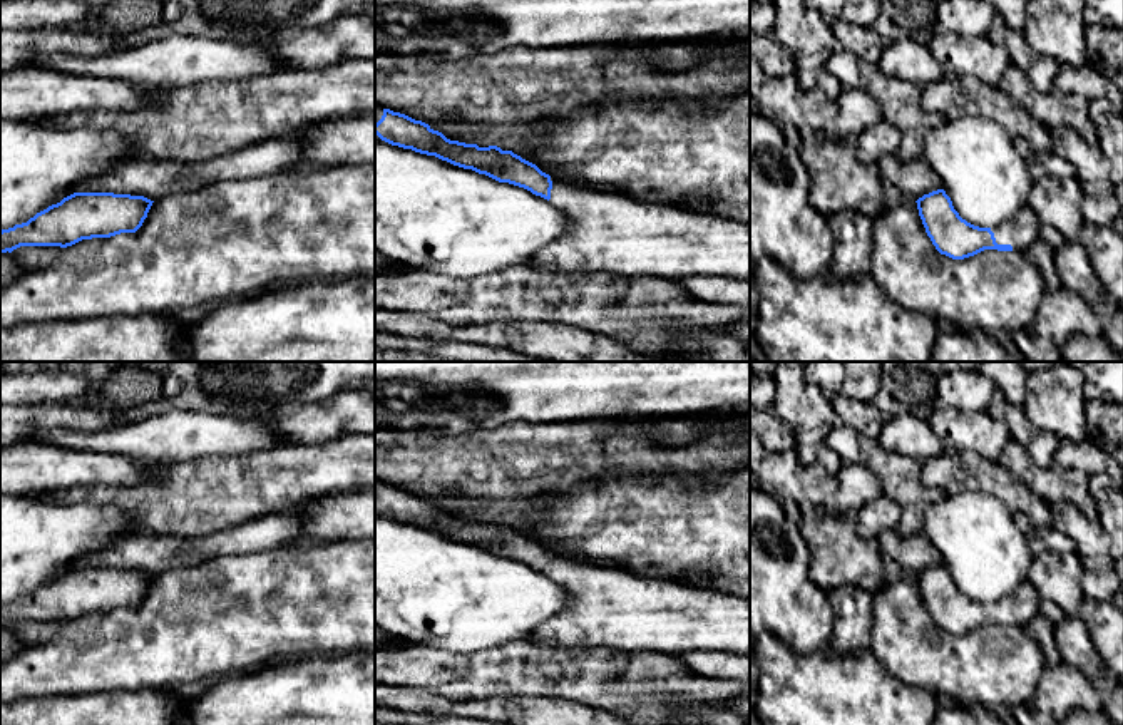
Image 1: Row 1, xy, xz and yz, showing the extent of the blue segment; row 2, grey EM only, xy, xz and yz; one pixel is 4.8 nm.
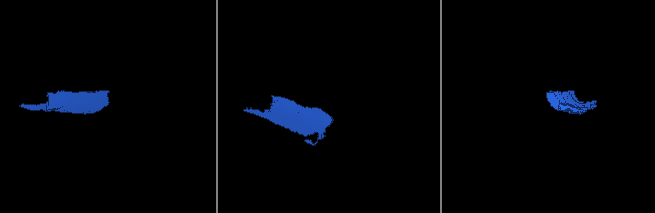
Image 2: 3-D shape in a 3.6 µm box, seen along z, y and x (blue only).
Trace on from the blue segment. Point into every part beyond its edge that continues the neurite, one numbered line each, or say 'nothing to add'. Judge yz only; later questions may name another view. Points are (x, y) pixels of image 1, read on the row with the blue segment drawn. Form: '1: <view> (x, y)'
1: yz (1020, 231)

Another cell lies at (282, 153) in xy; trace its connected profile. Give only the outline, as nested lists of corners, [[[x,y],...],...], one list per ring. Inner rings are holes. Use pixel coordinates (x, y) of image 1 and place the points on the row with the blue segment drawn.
[[[288,134],[203,162],[184,164],[151,157],[124,161],[102,176],[77,184],[75,193],[131,194],[157,201],[214,181],[285,172],[296,164],[305,164],[300,139]]]

